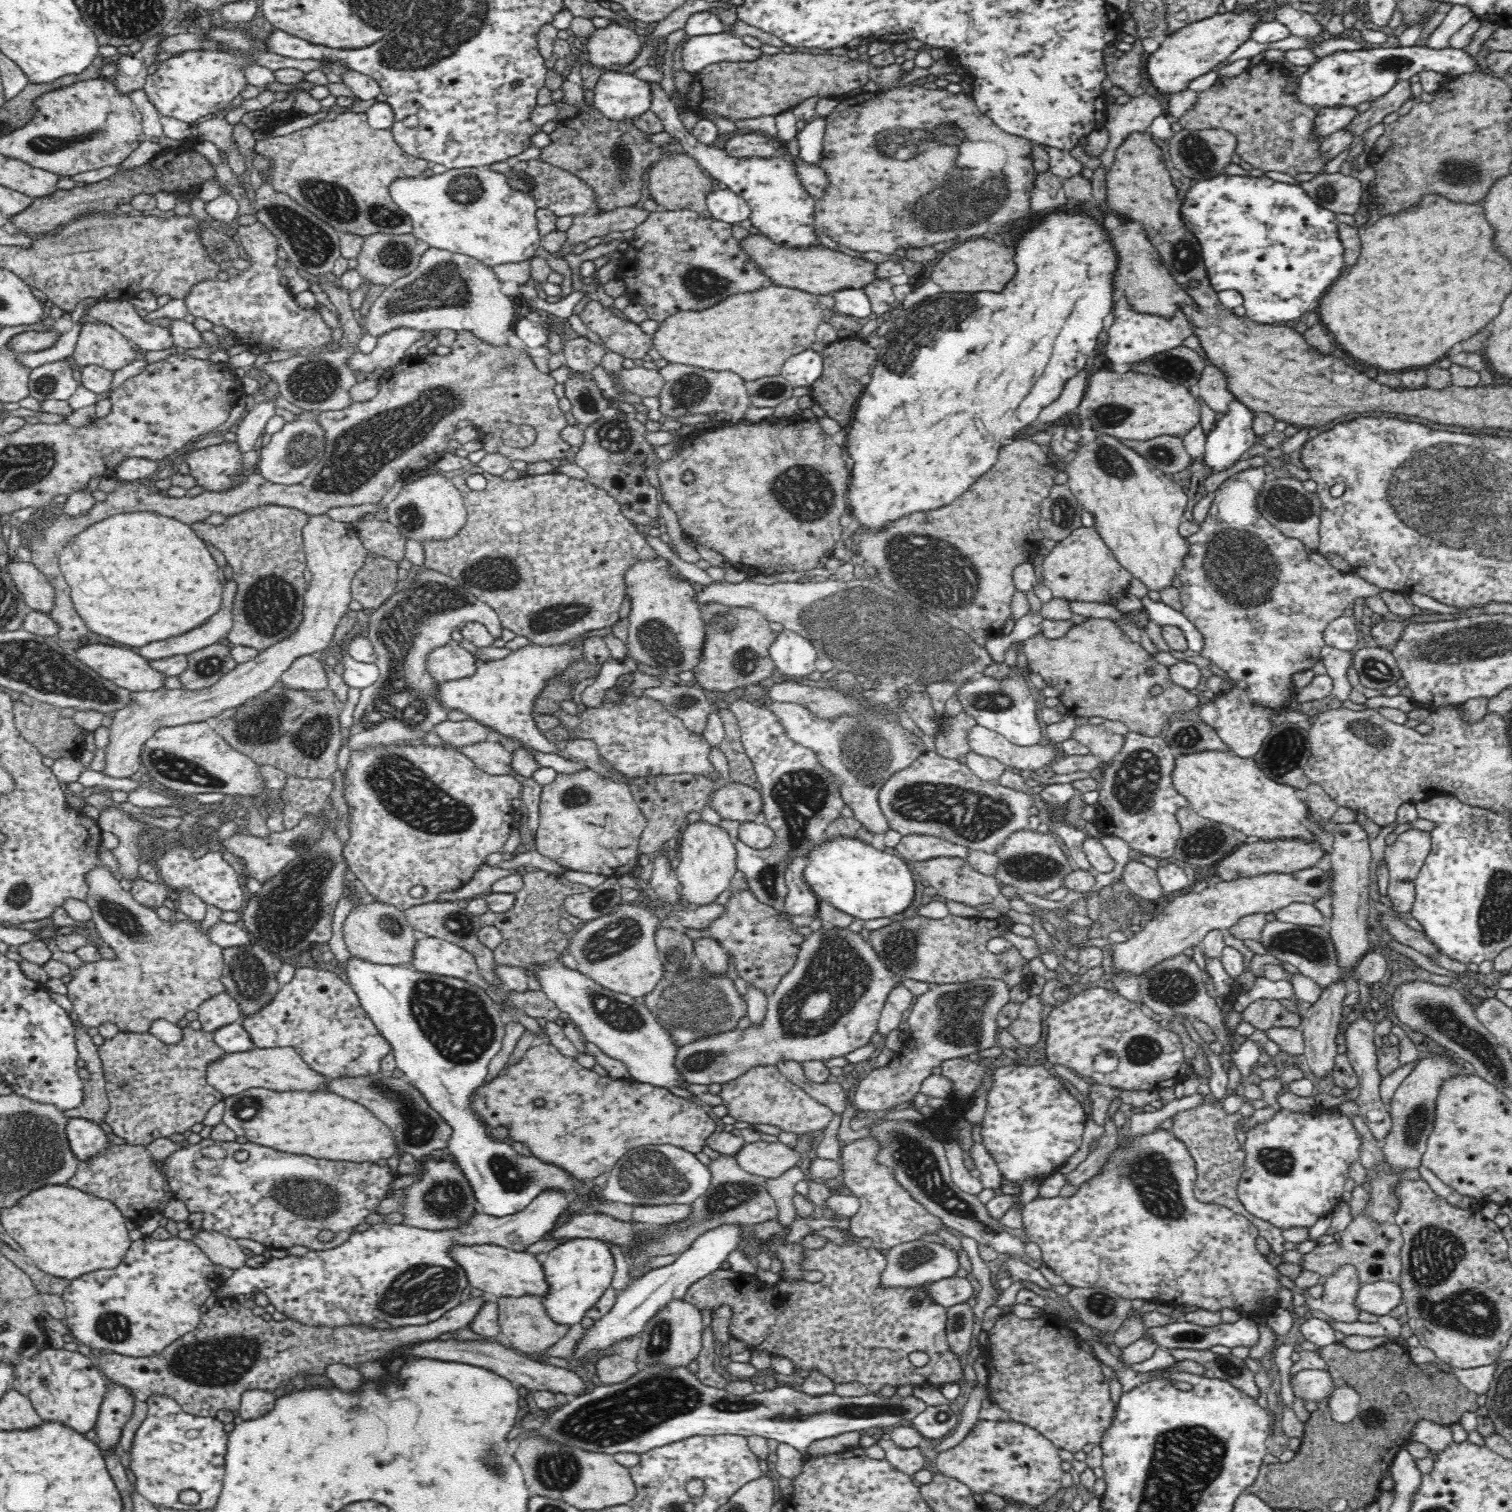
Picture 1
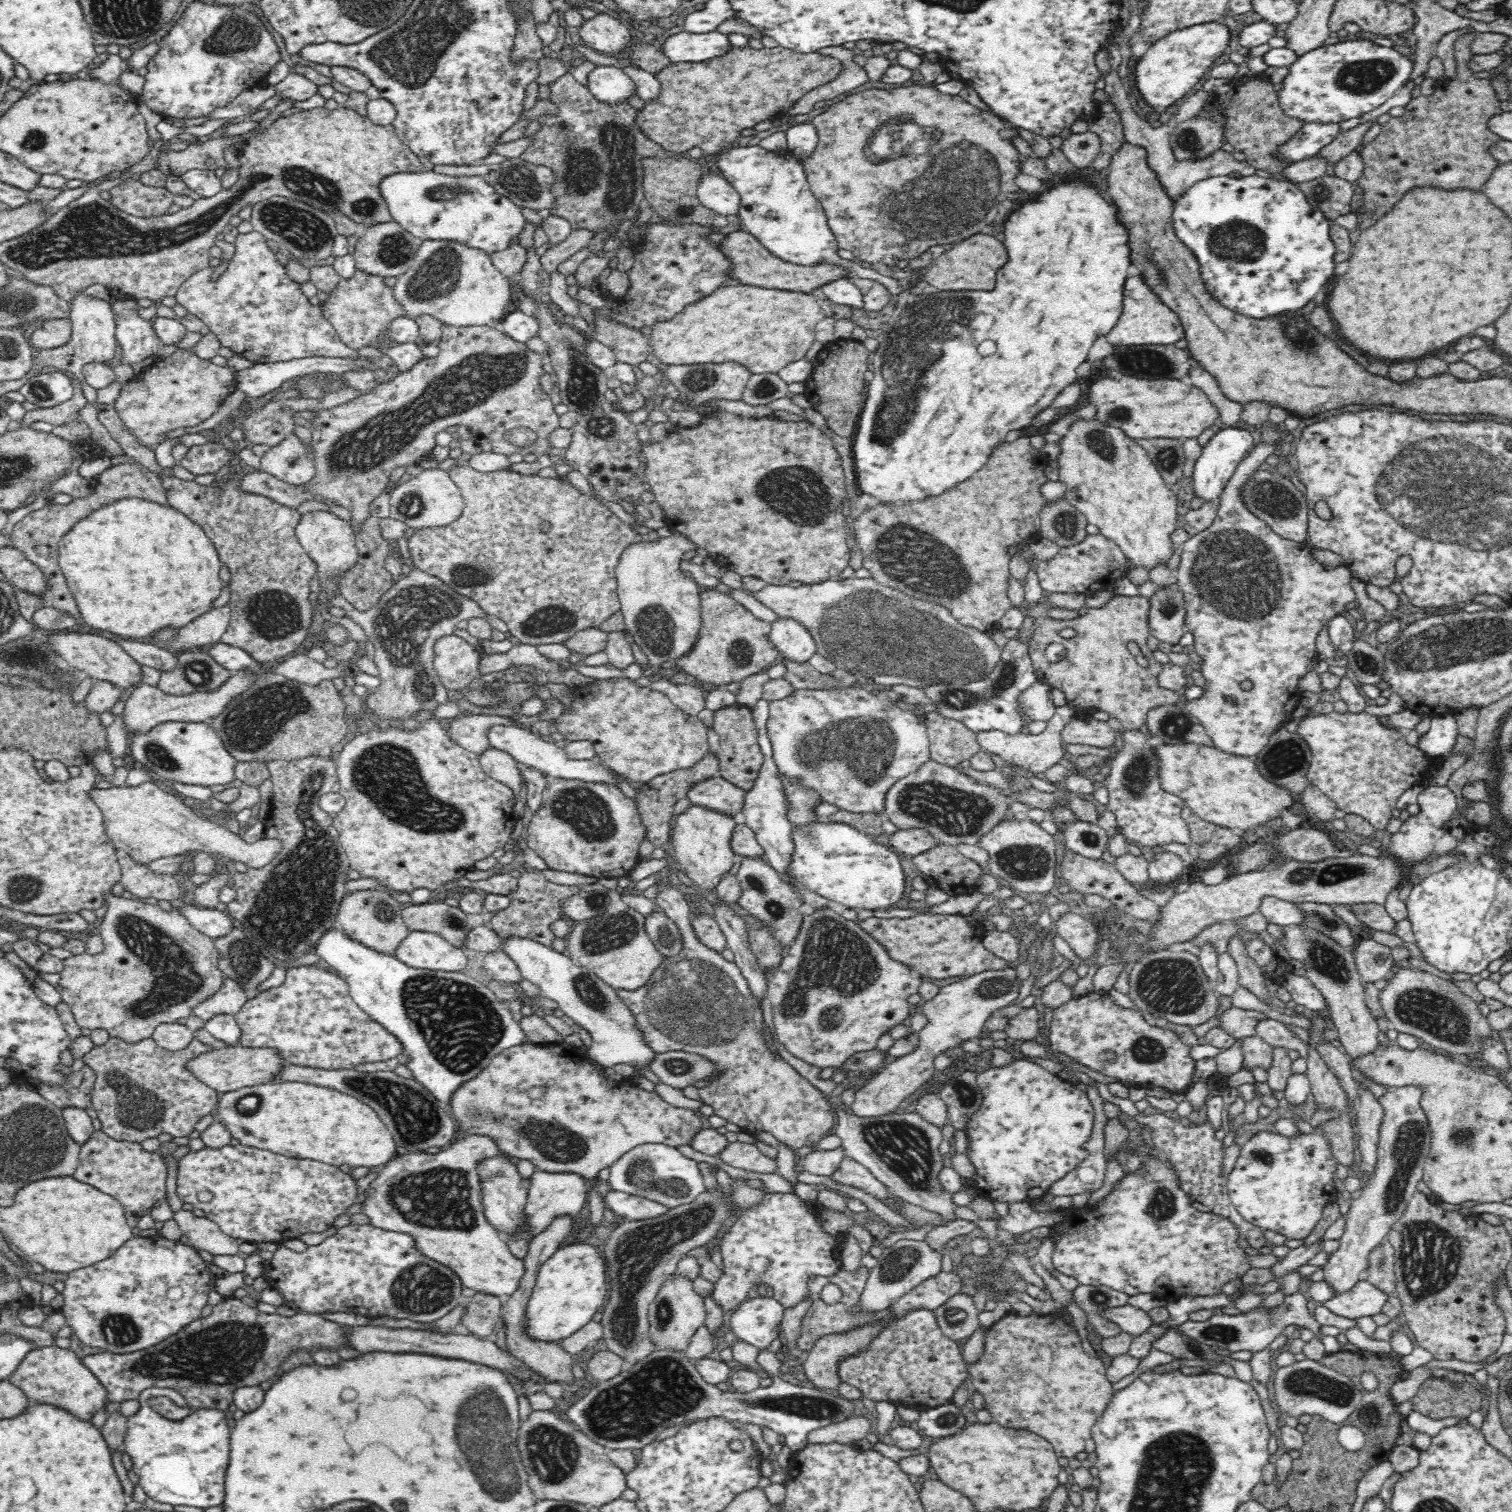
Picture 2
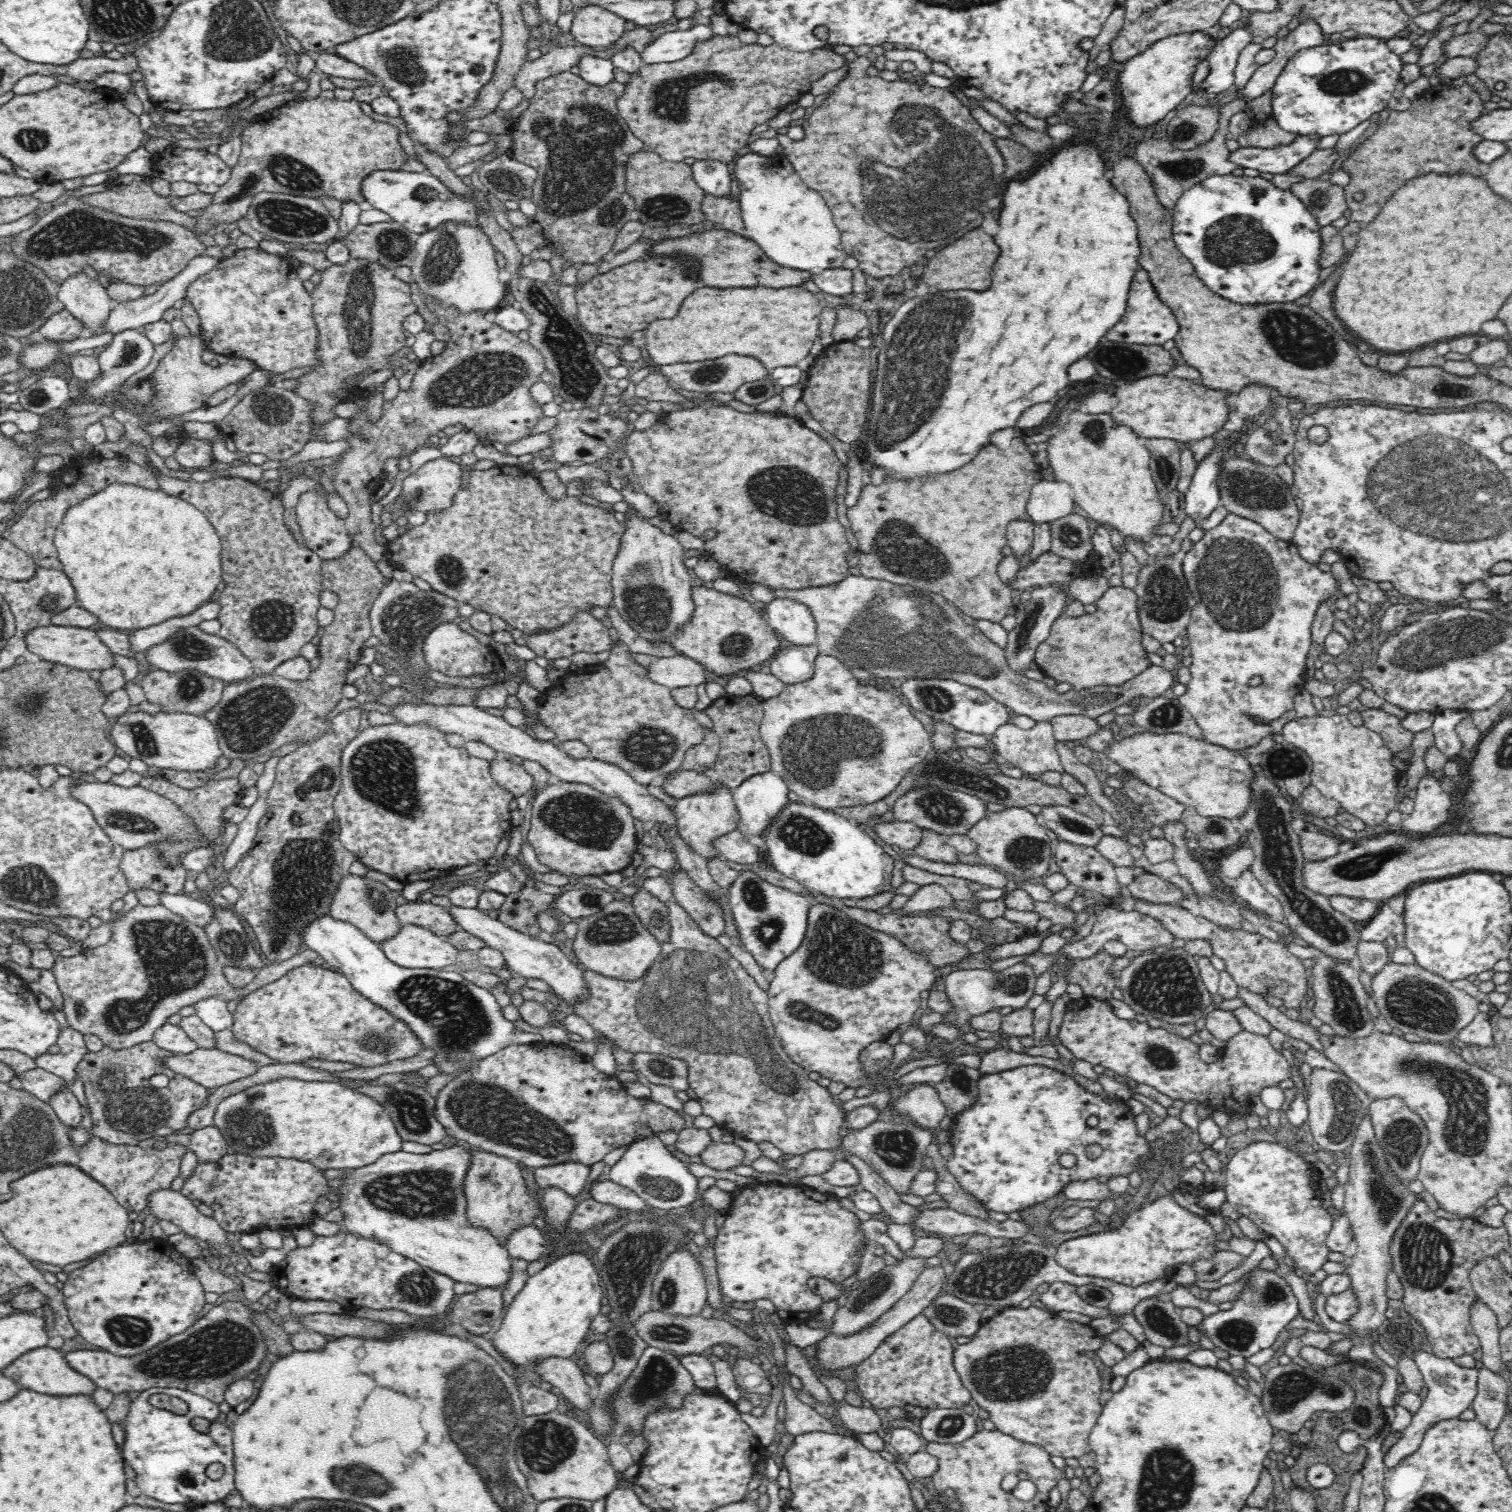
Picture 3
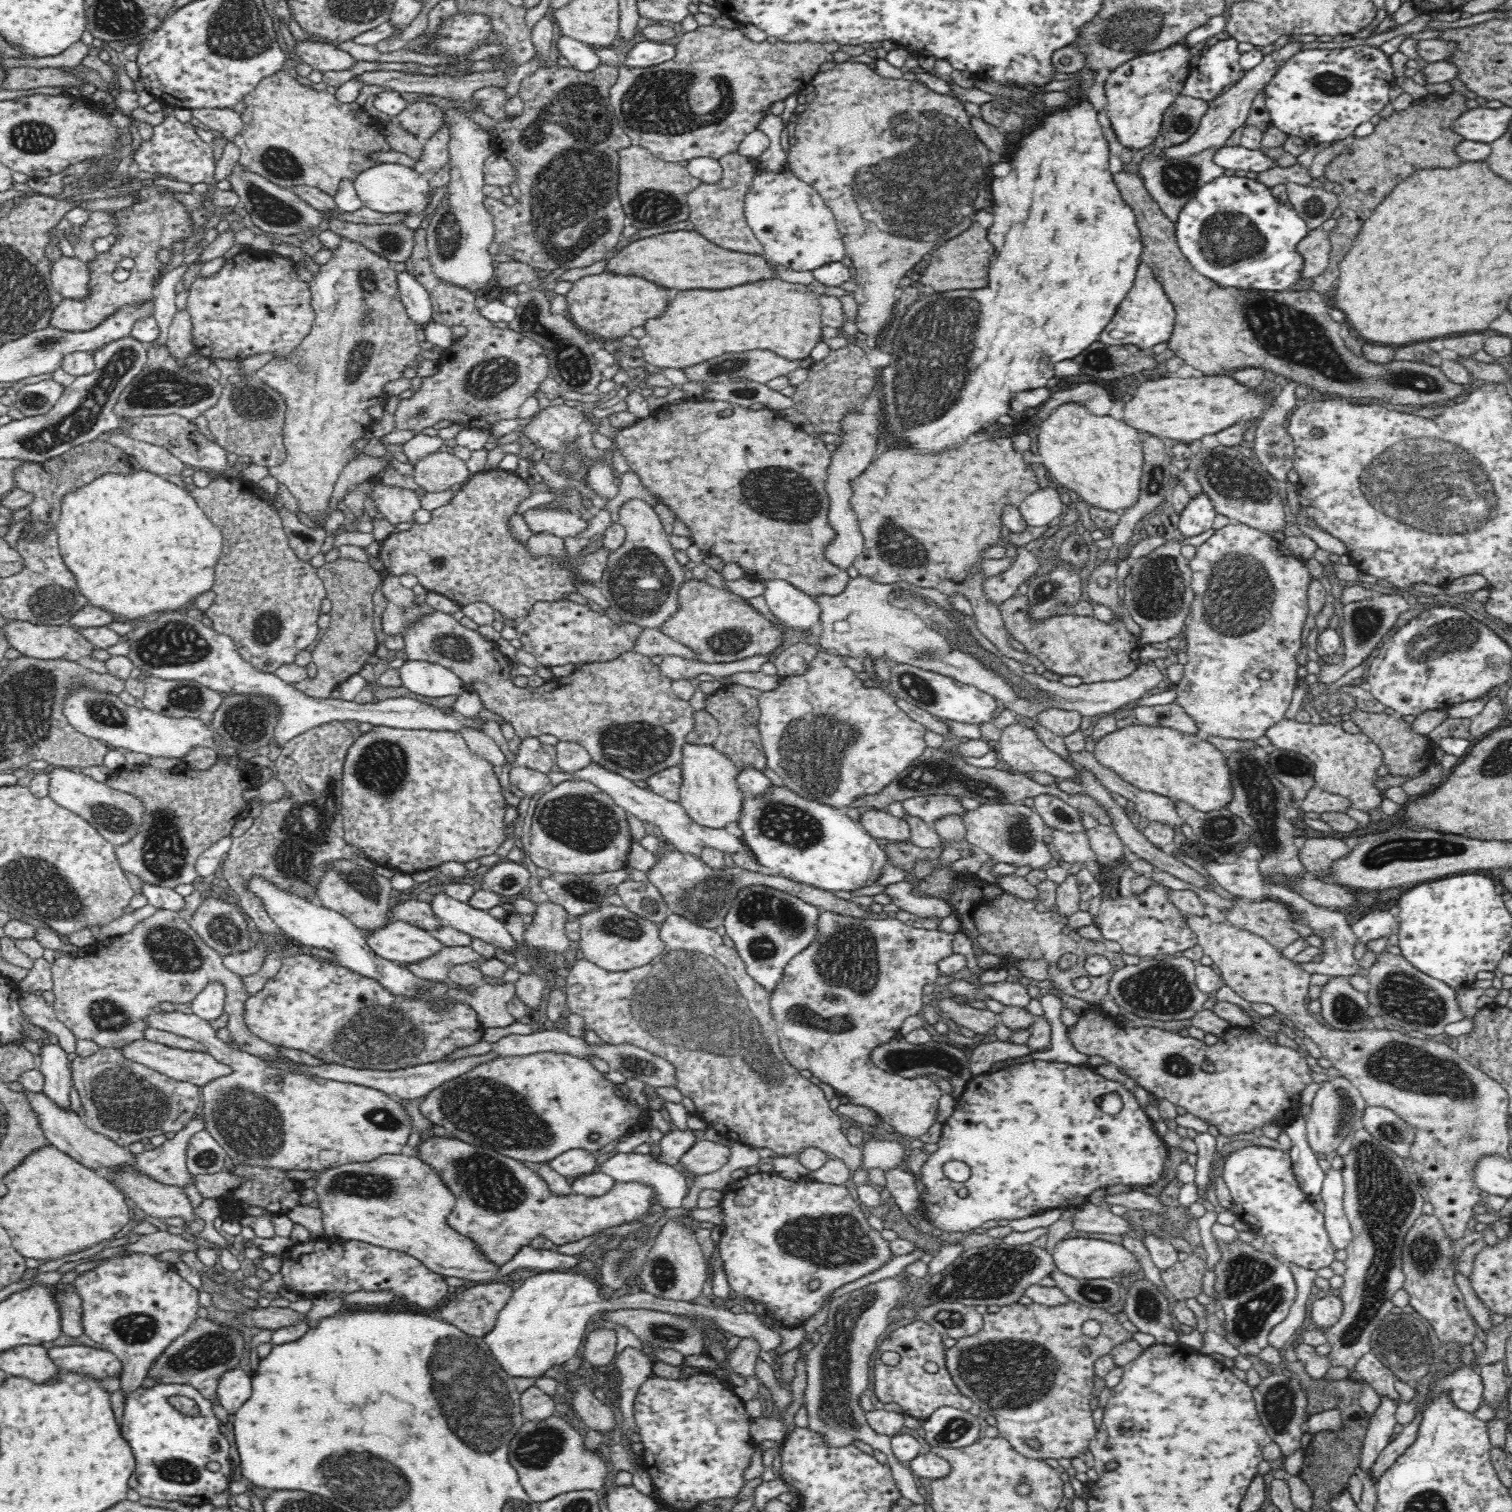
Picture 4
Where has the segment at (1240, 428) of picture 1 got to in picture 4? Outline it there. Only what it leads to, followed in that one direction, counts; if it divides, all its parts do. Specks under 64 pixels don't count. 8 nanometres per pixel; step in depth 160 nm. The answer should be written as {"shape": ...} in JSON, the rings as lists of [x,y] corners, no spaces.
{"shape":[[[1202,492],[1200,496],[1190,499],[1186,508],[1181,512],[1177,524],[1178,531],[1183,538],[1198,536],[1213,528],[1216,515],[1212,501]]]}

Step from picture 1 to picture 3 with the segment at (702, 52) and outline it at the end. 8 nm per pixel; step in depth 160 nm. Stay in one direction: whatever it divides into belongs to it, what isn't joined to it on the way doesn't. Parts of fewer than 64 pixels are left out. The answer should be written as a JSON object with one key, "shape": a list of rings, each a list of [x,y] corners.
{"shape":[[[697,24],[689,30],[675,30],[666,32],[654,39],[644,50],[645,63],[674,62],[681,56],[688,56],[692,52],[692,46],[696,46],[698,40],[706,40],[714,34],[708,24]]]}

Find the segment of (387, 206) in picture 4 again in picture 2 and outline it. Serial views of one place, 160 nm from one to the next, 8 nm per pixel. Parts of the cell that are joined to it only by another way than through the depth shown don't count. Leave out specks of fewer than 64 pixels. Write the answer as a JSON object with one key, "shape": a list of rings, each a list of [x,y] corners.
{"shape":[[[433,171],[400,172],[386,176],[379,185],[380,193],[392,221],[400,224],[414,237],[423,240],[455,240],[472,248],[485,250],[488,254],[504,250],[524,228],[523,208],[512,203],[508,198],[496,193],[480,176],[445,176]]]}

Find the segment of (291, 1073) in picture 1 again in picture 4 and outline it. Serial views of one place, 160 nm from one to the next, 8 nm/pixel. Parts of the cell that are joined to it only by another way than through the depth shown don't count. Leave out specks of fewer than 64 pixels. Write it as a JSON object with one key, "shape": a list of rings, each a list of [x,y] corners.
{"shape":[[[136,1039],[120,1048],[116,1048],[126,1059],[132,1059],[132,1062],[137,1062],[160,1072],[174,1080],[186,1081],[195,1084],[197,1087],[202,1087],[204,1084],[208,1084],[210,1080],[218,1078],[218,1076],[224,1076],[224,1074],[230,1074],[232,1069],[226,1064],[222,1064],[217,1061],[208,1052],[189,1051],[182,1048],[170,1048],[165,1044],[158,1044],[146,1039]]]}

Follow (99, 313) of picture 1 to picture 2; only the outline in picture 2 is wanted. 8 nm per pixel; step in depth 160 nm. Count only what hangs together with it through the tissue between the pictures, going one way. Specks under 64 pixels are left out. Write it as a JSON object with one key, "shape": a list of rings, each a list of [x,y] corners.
{"shape":[[[120,298],[114,302],[113,312],[117,315],[116,337],[118,357],[110,363],[115,368],[121,364],[133,365],[141,360],[156,356],[164,344],[152,328],[152,320],[145,320],[134,311],[136,300]]]}

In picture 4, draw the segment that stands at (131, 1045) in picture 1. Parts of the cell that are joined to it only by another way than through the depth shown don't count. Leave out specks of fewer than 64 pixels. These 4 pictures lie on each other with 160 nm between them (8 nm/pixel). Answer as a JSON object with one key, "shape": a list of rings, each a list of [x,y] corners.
{"shape":[[[99,1047],[92,1056],[77,1056],[69,1064],[72,1086],[76,1089],[82,1102],[81,1115],[83,1122],[92,1131],[110,1138],[114,1143],[128,1147],[133,1142],[144,1138],[162,1136],[169,1132],[178,1133],[184,1130],[189,1120],[198,1115],[201,1105],[201,1087],[195,1084],[174,1080],[156,1072],[143,1064],[128,1060],[118,1049]]]}

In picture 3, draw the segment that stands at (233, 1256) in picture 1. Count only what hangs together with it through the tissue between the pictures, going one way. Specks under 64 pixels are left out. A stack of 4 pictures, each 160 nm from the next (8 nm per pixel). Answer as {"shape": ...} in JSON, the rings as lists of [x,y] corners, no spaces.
{"shape":[[[170,1187],[154,1190],[148,1194],[150,1214],[157,1220],[169,1220],[180,1226],[188,1235],[203,1241],[226,1245],[228,1240],[224,1229],[213,1219],[202,1215],[196,1207],[196,1202],[190,1200],[181,1189]]]}

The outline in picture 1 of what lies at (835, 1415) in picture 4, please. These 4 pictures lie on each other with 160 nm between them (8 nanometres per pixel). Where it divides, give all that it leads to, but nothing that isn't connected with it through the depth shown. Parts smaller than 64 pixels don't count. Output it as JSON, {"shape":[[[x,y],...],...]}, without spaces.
{"shape":[[[927,1237],[890,1248],[884,1252],[884,1256],[887,1263],[880,1276],[880,1285],[892,1289],[924,1286],[950,1278],[960,1267],[957,1255],[953,1250],[949,1250],[947,1246],[942,1246],[940,1242]]]}

